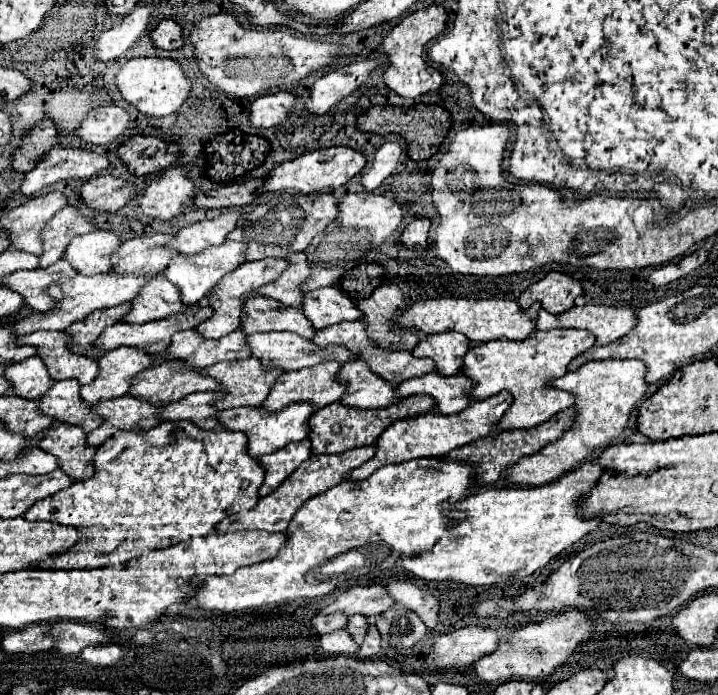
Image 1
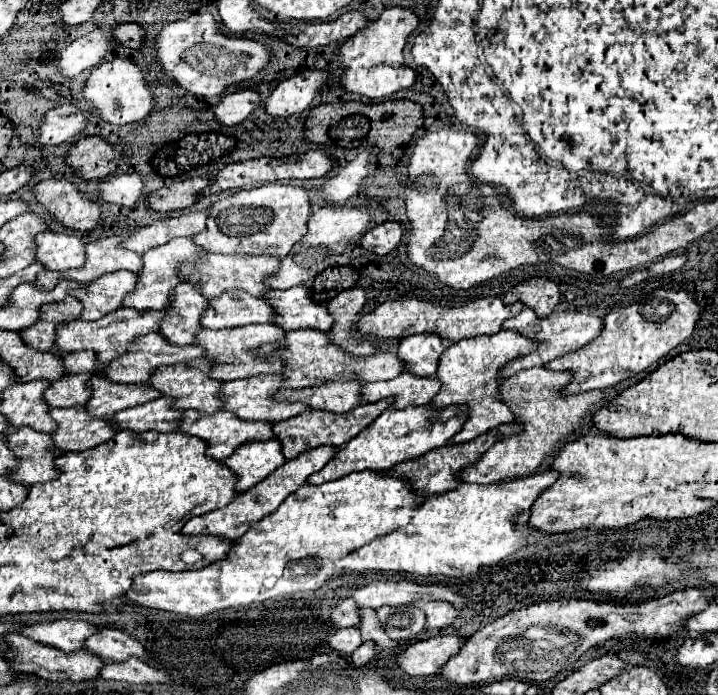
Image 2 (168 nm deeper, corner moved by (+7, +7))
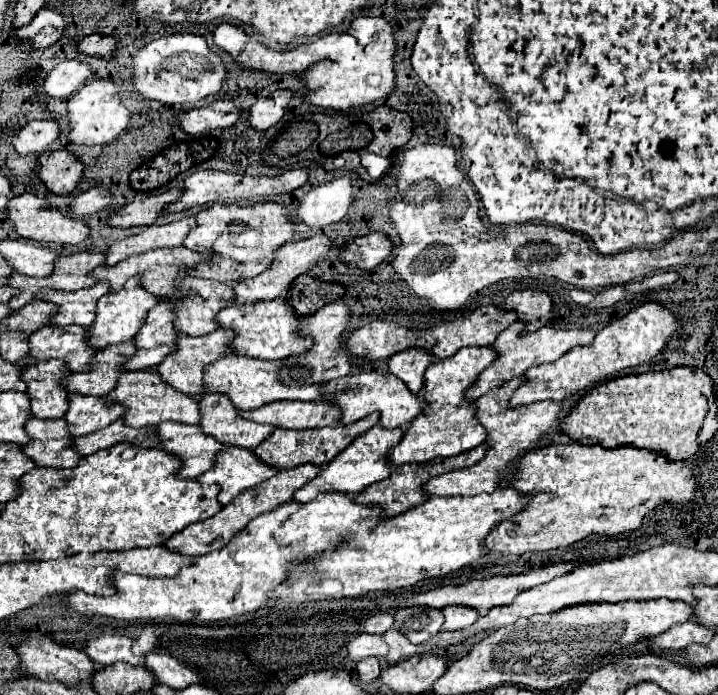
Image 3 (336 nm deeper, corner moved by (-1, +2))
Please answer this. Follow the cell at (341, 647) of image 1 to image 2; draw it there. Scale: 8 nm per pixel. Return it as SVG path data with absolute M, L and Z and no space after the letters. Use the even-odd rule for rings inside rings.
M356 627L350 629L336 629L330 637L330 647L340 655L350 655L362 643L360 633Z

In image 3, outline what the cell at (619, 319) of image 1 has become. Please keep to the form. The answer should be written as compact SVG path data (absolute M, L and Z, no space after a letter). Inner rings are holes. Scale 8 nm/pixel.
M514 322L512 326L508 326L506 330L502 330L496 338L496 342L492 344L494 352L496 352L496 360L480 372L478 380L466 390L466 398L468 400L476 400L480 398L482 394L486 394L488 390L492 390L494 386L502 386L504 382L516 378L516 376L522 376L530 366L538 366L538 364L544 364L544 362L554 362L558 360L562 354L566 354L570 348L574 346L586 346L594 340L594 330L560 330L560 328L550 328L550 326L544 326L536 332L530 332L526 336L520 336L522 332L522 324L520 322Z

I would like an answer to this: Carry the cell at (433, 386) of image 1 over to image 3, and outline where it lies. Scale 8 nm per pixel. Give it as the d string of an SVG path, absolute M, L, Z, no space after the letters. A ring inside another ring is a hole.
M362 372L362 374L352 374L352 376L338 378L338 380L330 380L322 388L322 400L340 408L342 424L352 424L372 412L378 412L380 414L378 424L388 430L404 428L412 418L416 418L426 408L426 402L420 396L412 394L406 388L406 384L400 382L400 378L392 374L378 374L378 372Z

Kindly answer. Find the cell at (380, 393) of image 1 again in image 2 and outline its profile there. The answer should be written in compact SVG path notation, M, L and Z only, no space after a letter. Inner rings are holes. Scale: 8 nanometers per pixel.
M324 381L306 389L282 389L280 401L306 401L312 409L346 413L362 401L362 381Z

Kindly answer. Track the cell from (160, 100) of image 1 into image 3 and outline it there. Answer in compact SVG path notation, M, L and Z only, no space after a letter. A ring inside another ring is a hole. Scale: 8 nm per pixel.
M92 80L90 84L82 86L72 98L68 100L66 116L68 116L68 142L76 146L96 146L106 144L116 138L120 132L128 128L130 112L120 102L120 84L112 80Z

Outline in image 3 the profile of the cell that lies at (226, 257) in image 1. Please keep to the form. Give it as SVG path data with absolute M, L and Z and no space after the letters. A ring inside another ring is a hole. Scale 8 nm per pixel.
M130 278L130 282L126 282L126 286L118 292L118 294L106 294L98 300L98 308L96 308L96 320L94 324L86 330L86 342L96 348L102 350L110 344L120 344L126 340L132 340L134 334L138 332L138 328L142 326L148 310L152 306L156 306L158 296L146 294L146 290L142 290L142 286L138 286L138 278Z

